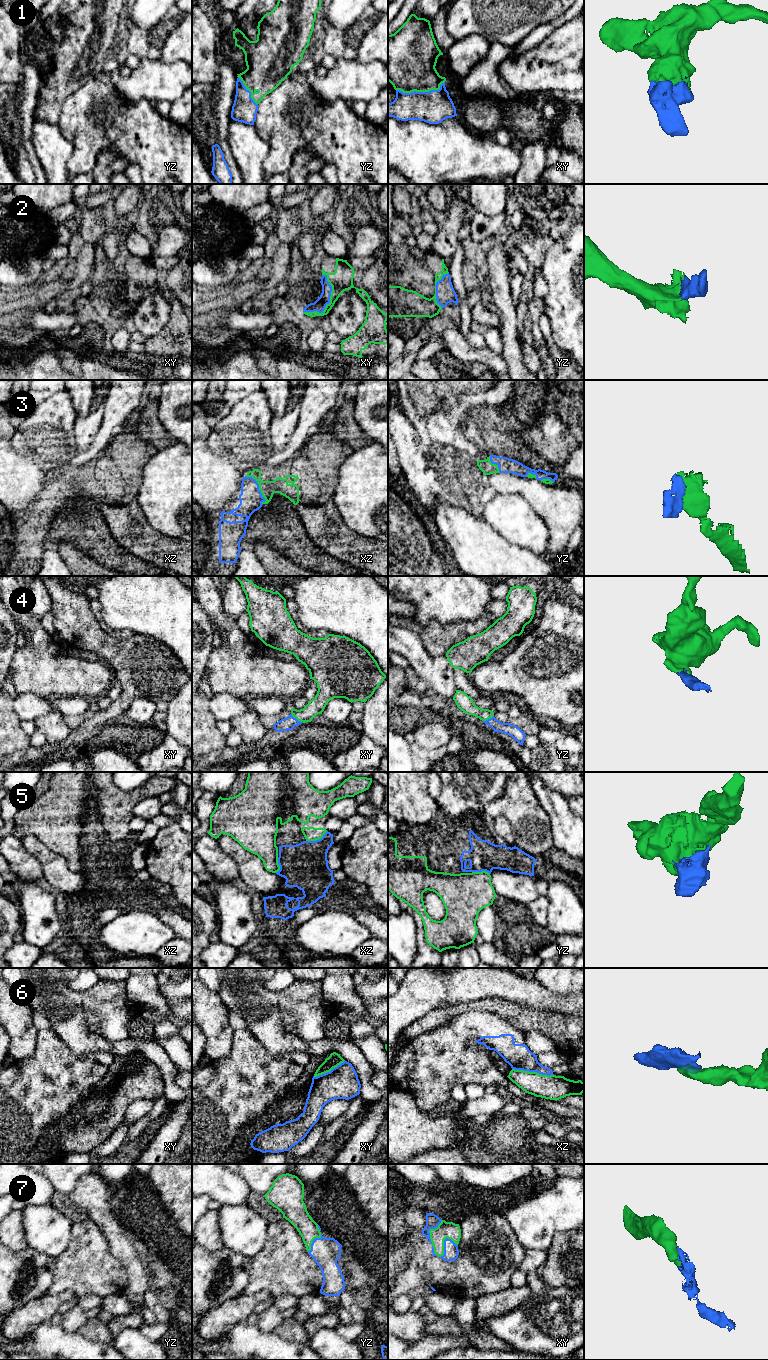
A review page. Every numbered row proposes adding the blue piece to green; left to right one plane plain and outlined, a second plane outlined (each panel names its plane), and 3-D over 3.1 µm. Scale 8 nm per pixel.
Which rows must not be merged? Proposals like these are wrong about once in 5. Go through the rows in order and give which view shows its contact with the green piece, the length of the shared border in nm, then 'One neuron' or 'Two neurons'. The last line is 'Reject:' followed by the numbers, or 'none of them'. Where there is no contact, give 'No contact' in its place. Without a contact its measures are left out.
1: Touches green in xy. Shared border 400 nm. One neuron
2: Touches green in xy. Shared border 360 nm. One neuron
3: Touches green in xz. Shared border 280 nm. One neuron
4: Touches green in xy. Shared border 130 nm. One neuron
5: Touches green in xz. Shared border 190 nm. Two neurons
6: Touches green in xz. Shared border 340 nm. Two neurons
7: Touches green in xy. Shared border 180 nm. One neuron
Reject: 5, 6

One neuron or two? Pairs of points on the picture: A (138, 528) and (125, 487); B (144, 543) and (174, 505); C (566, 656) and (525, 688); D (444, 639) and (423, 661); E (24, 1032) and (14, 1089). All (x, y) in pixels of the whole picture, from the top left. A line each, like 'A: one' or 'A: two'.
A: two
B: two
C: one
D: two
E: two

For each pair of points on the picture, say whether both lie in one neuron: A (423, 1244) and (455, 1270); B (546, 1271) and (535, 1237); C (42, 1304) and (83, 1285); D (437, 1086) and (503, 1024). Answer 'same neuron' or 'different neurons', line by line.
A: different neurons
B: different neurons
C: different neurons
D: same neuron

